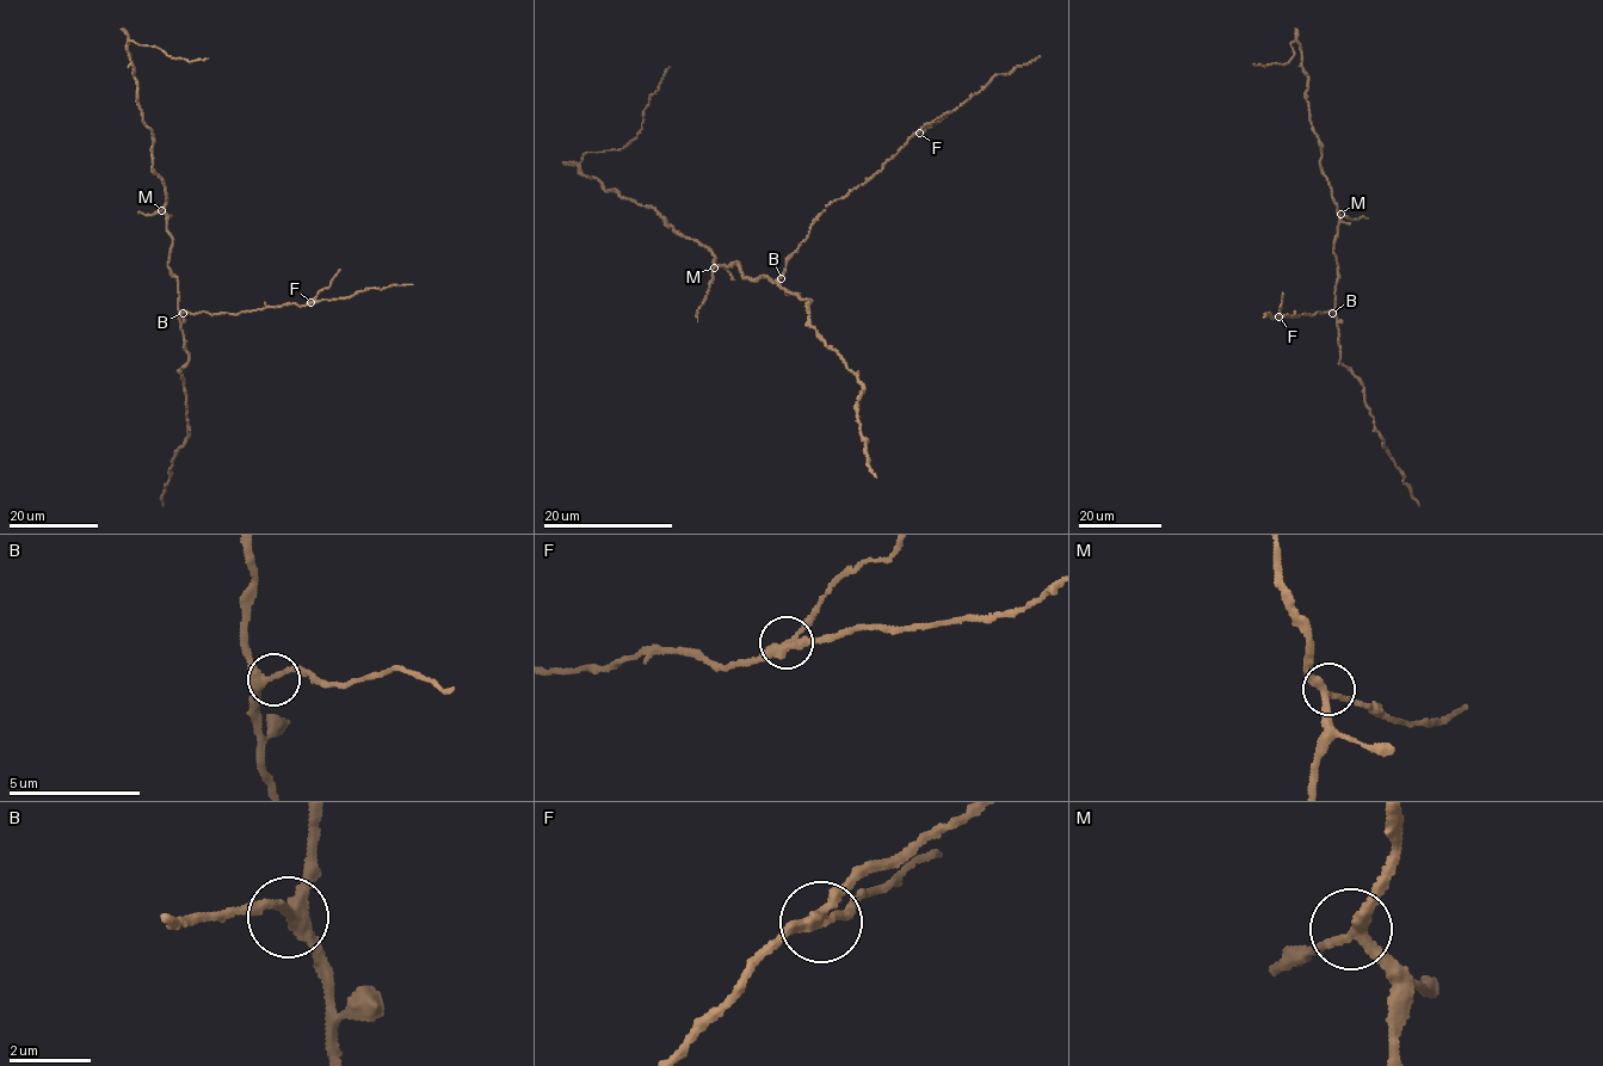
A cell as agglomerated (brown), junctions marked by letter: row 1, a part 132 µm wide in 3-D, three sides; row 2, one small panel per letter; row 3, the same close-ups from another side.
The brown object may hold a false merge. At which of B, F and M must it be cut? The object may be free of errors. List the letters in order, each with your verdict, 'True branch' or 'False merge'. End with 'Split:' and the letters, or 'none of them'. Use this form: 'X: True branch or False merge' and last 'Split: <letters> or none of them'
B: True branch
F: False merge
M: True branch
Split: F

